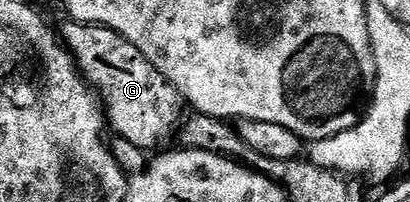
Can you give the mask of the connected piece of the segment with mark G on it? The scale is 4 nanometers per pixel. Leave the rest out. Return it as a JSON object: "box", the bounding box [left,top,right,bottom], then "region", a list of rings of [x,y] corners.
{"box":[59,19,187,151],"region":[[[72,19],[66,22],[59,29],[61,44],[73,56],[81,76],[95,90],[113,133],[144,151],[168,146],[168,141],[172,137],[174,140],[182,124],[184,109],[187,109],[181,92],[153,66],[139,47],[135,47],[135,43],[123,39],[123,35],[102,25],[85,25]]]}

